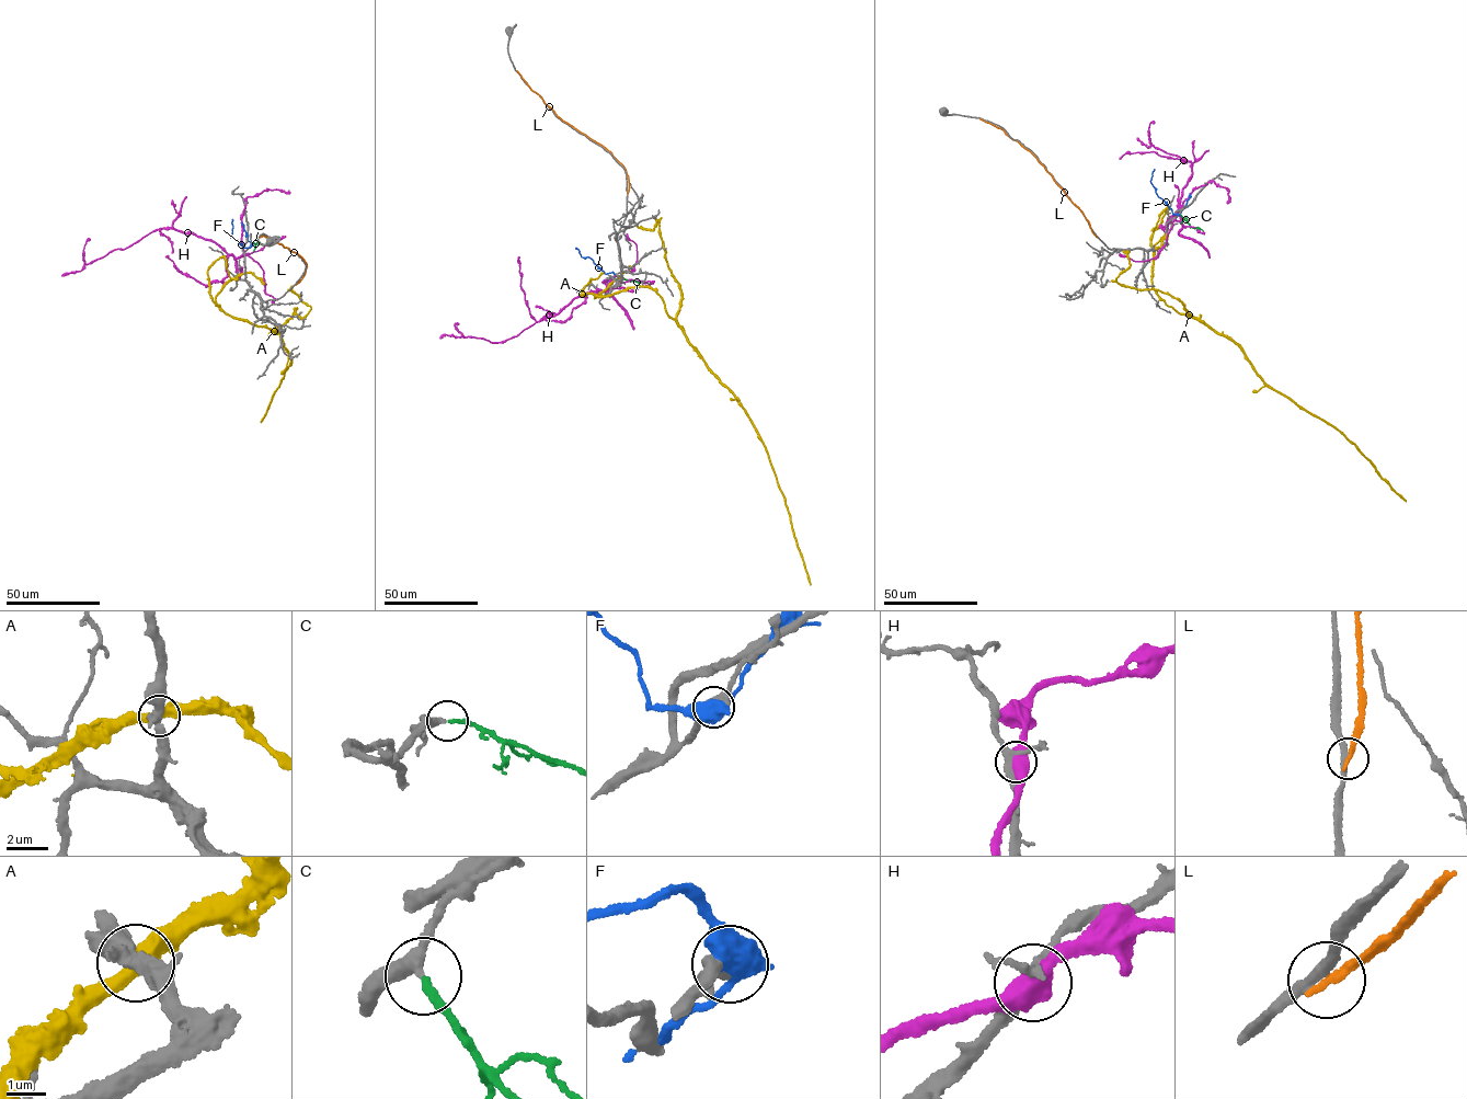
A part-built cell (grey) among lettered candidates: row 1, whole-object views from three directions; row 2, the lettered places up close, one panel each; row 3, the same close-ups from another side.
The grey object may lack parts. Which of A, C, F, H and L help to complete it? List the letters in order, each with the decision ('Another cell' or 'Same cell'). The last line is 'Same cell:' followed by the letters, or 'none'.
A: Another cell
C: Same cell
F: Another cell
H: Another cell
L: Another cell
Same cell: C

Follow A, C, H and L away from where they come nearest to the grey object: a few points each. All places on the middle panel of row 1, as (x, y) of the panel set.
A: (615, 279), (594, 298), (650, 286), (686, 340), (744, 410), (767, 454), (811, 584)
C: (616, 275), (649, 284)
H: (607, 287), (608, 278), (606, 292), (577, 297), (501, 342), (465, 338), (458, 323)
L: (628, 193), (629, 180), (623, 166), (602, 145), (563, 121), (516, 70)

